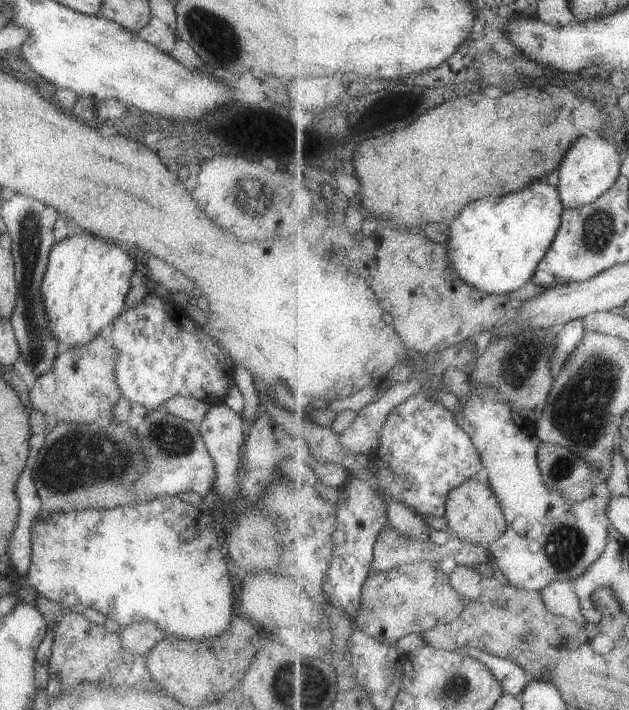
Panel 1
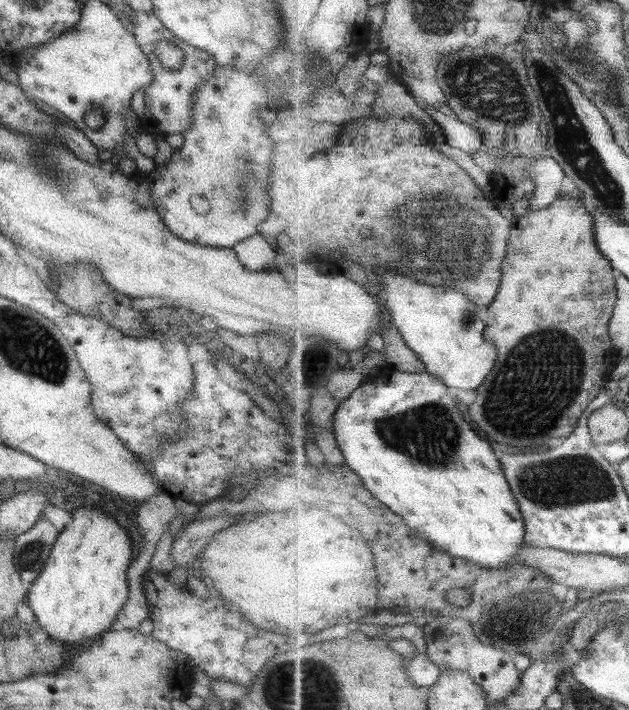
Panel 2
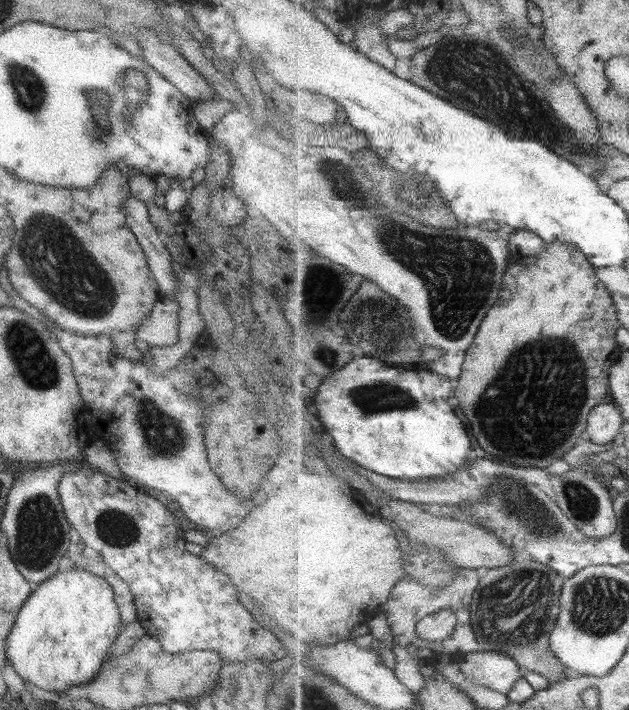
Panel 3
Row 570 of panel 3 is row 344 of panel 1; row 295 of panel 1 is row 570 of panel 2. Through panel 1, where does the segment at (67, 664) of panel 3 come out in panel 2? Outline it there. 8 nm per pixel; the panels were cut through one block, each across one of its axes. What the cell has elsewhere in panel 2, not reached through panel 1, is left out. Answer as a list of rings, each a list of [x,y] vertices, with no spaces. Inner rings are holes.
[[[85,504],[73,510],[71,522],[59,531],[41,572],[27,587],[28,607],[49,640],[81,644],[86,638],[96,638],[115,624],[115,615],[127,600],[125,570],[132,559],[131,538],[107,512],[101,512],[101,508],[89,508]]]

